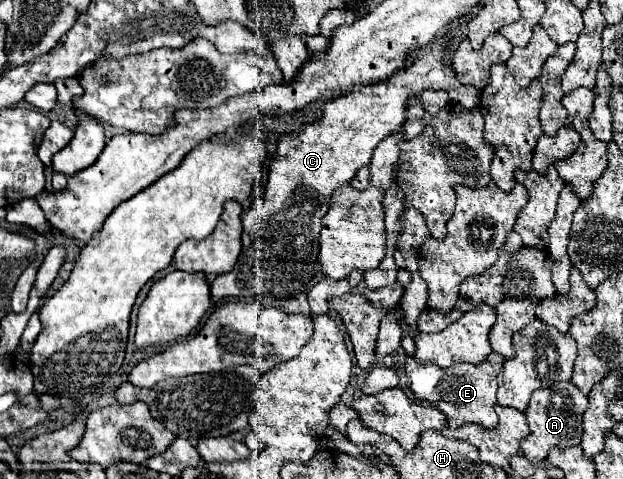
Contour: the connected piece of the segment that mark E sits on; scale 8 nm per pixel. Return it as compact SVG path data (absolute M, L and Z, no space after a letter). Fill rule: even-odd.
M491 352L483 362L479 364L467 364L467 362L455 362L451 368L439 368L433 364L419 364L413 360L413 356L407 356L405 362L405 378L407 386L415 394L415 398L431 400L437 410L441 410L447 416L447 422L451 428L457 428L459 424L479 424L483 428L495 428L497 416L495 416L495 392L497 392L497 374L503 366L503 356L497 352Z

